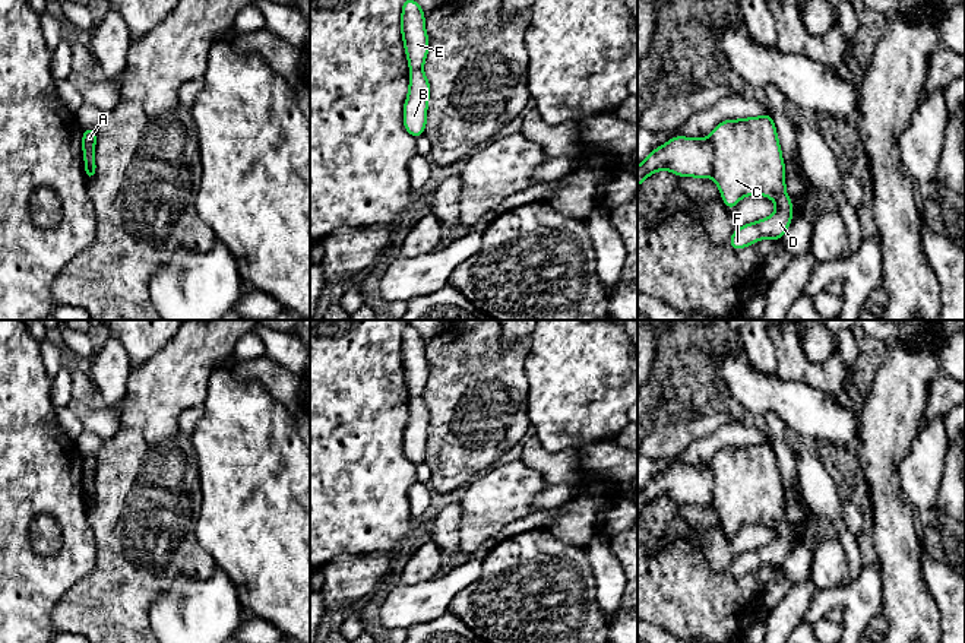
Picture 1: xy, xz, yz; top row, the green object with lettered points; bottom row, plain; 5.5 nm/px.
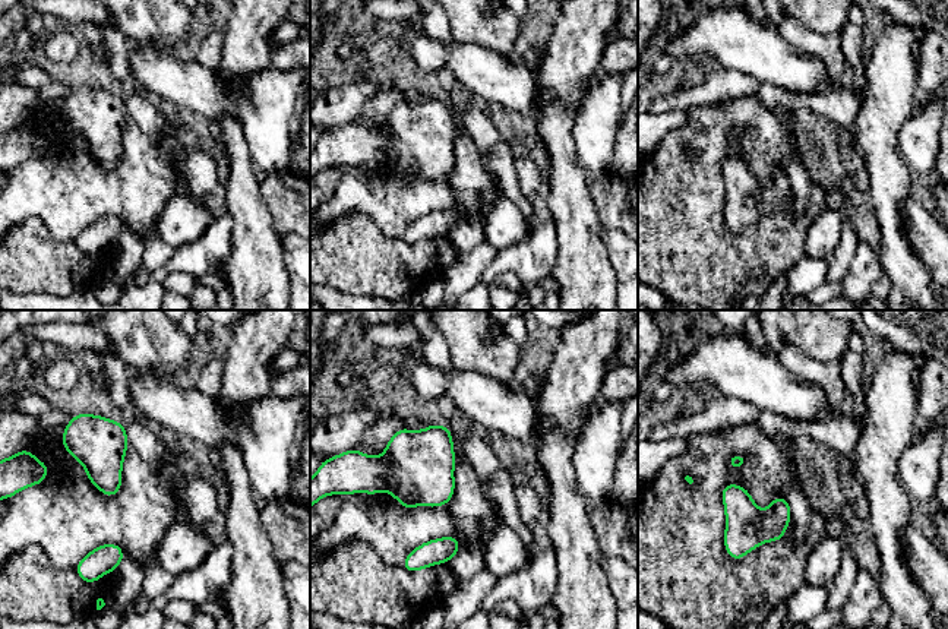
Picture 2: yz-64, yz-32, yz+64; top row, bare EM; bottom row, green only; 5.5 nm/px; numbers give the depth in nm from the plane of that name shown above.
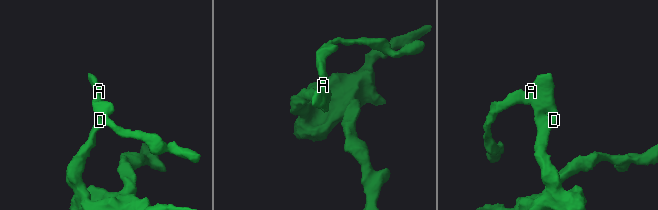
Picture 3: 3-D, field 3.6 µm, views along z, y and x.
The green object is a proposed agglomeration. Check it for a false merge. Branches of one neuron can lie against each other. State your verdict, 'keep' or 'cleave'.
cleave

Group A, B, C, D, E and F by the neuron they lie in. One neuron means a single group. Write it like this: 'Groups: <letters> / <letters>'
Groups: A B C D F / E

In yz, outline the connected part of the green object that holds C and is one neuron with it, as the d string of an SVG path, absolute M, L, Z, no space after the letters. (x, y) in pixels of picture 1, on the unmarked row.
M772 441L743 447L724 447L714 456L709 468L714 473L712 504L730 538L737 533L741 525L752 522L771 525L776 530L773 542L737 555L730 566L730 573L734 577L741 577L763 566L782 567L792 547L792 529L785 520L785 491Z

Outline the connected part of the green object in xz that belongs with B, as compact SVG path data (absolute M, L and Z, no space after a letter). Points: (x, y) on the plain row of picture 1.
M423 397L409 399L409 419L404 433L404 456L414 465L424 462L430 411Z

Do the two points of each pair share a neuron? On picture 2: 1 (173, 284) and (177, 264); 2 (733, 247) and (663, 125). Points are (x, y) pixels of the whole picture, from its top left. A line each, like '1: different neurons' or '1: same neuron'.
1: different neurons
2: different neurons

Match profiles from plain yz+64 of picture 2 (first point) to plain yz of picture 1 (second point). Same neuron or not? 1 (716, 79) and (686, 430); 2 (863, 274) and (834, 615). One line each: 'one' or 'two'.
1: one
2: two

